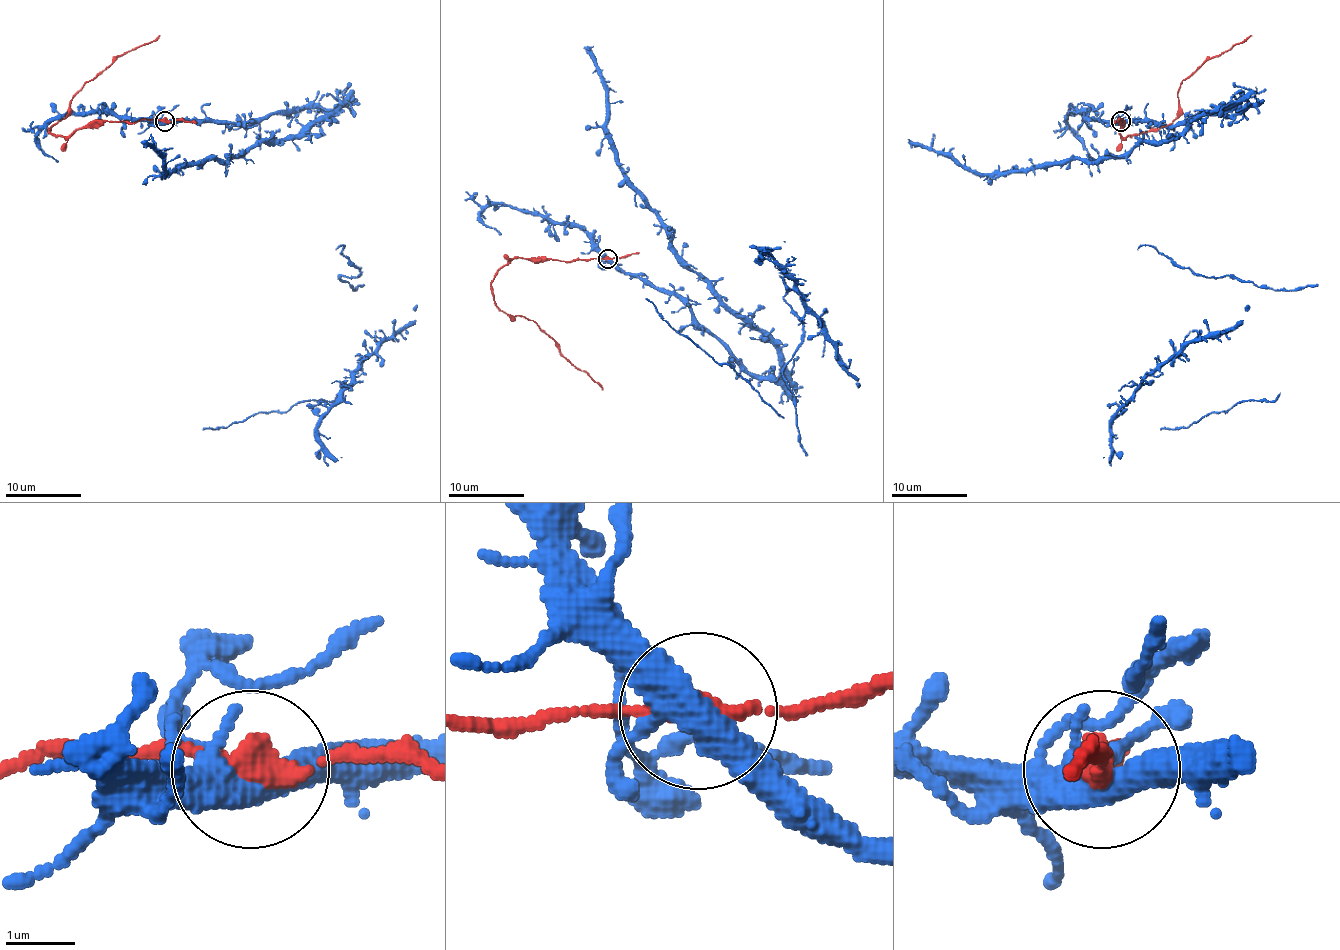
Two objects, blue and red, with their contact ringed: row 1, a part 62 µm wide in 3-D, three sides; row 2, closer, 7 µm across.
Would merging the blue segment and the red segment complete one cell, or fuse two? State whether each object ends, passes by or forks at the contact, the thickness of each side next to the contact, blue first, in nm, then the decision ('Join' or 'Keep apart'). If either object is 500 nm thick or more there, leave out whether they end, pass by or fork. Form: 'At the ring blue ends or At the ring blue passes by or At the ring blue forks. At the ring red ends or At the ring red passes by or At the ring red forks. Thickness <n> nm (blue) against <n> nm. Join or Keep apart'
At the ring blue forks. At the ring red passes by. Thickness 400 nm (blue) against 300 nm. Join

